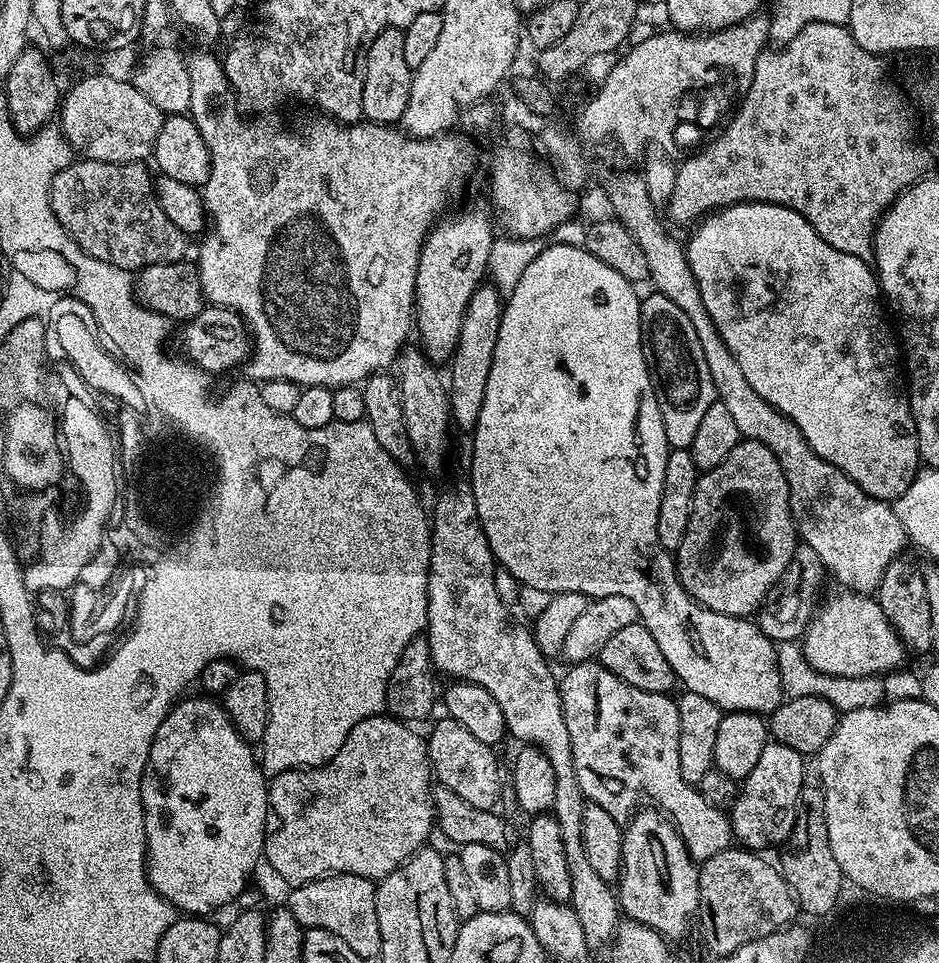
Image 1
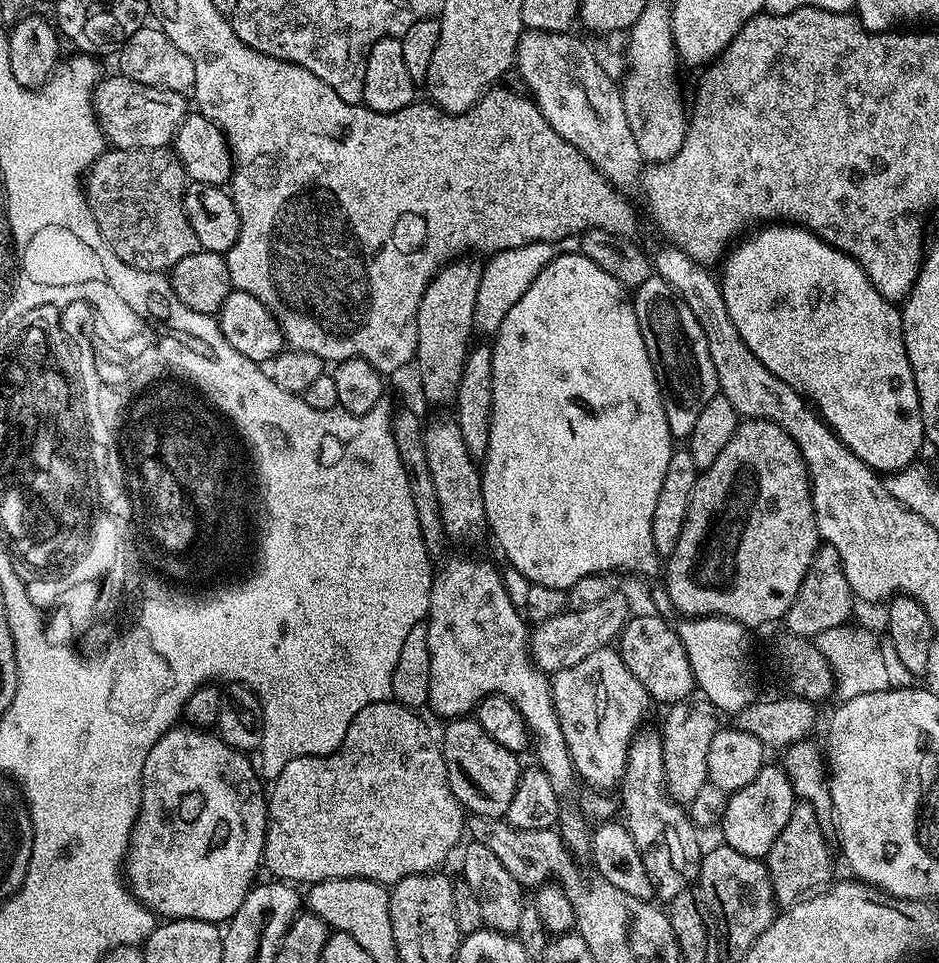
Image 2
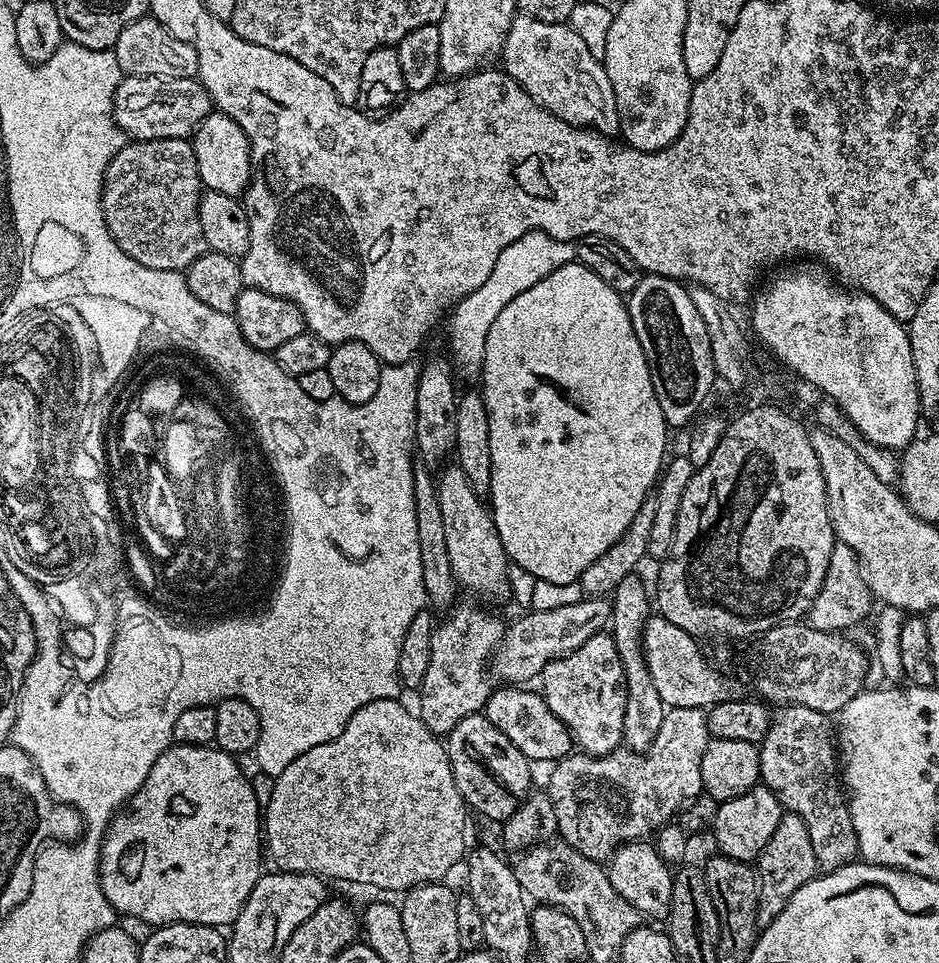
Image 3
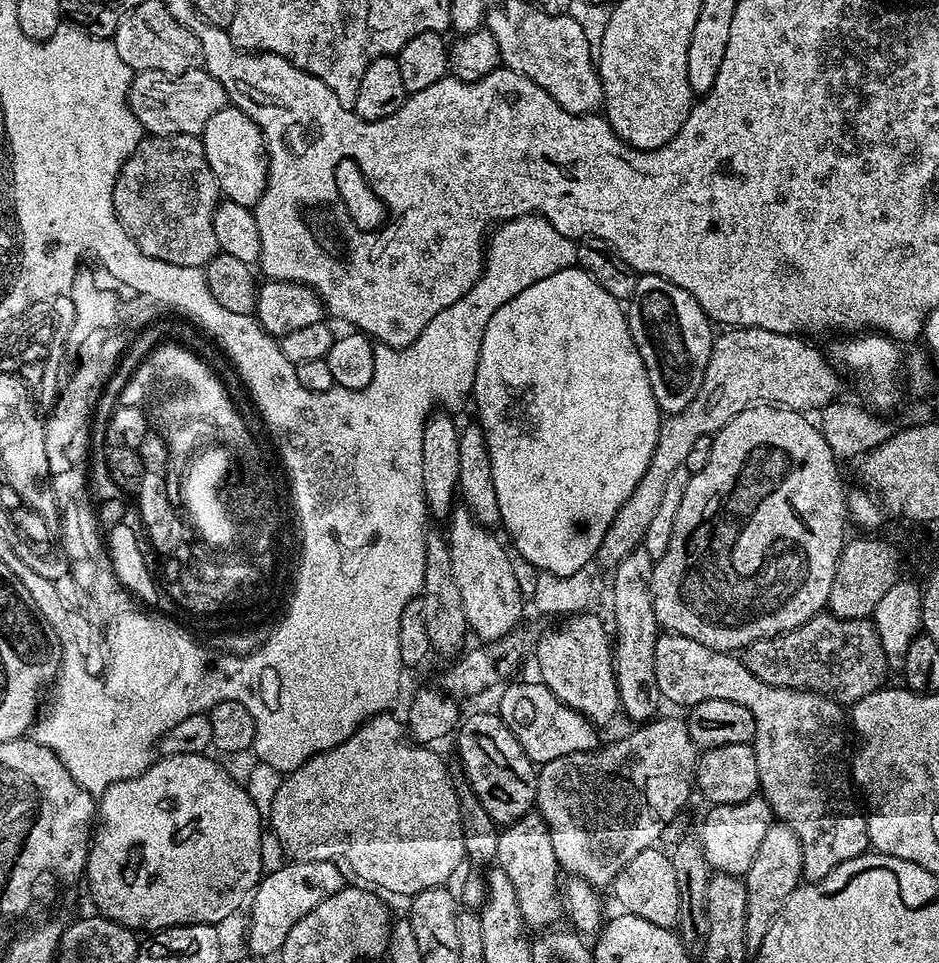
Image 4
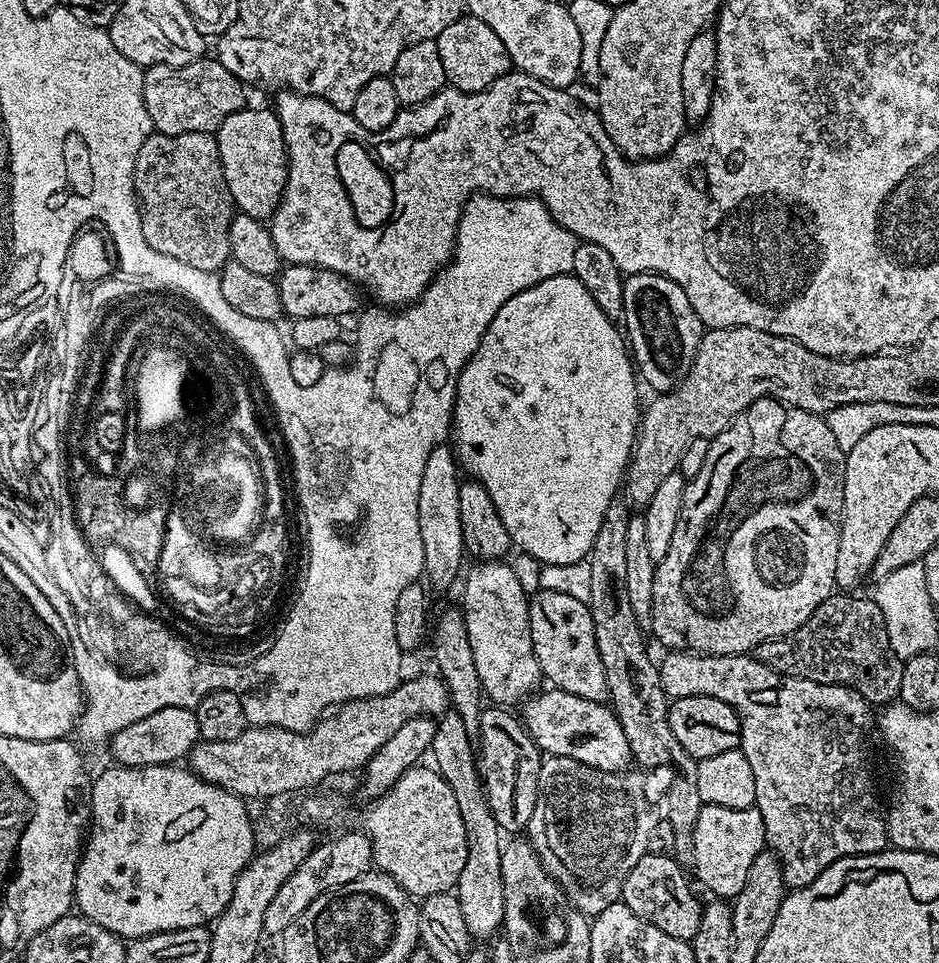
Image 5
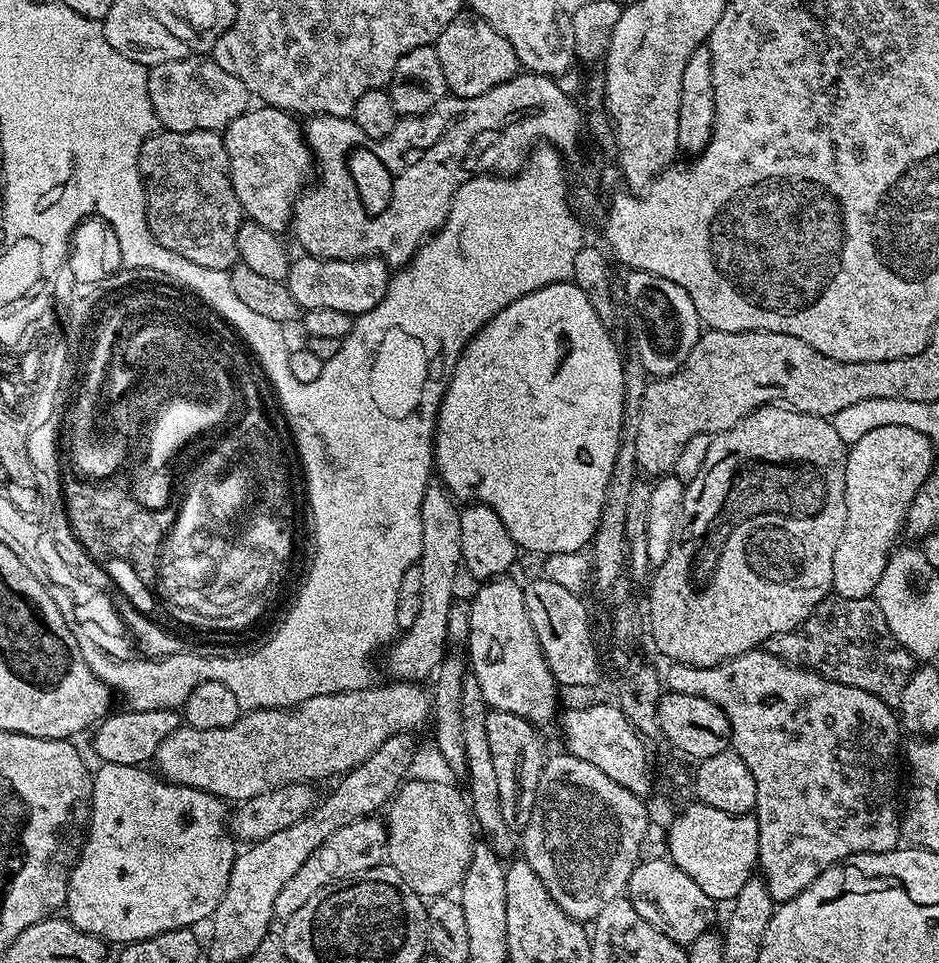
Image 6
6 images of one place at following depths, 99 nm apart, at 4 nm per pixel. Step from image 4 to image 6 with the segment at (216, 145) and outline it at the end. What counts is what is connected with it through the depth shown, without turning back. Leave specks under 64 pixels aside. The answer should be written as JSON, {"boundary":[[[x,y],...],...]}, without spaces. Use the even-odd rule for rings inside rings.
{"boundary":[[[271,106],[256,107],[234,118],[223,129],[224,145],[230,158],[230,178],[245,217],[280,234],[283,228],[285,231],[289,227],[294,198],[313,179],[314,157],[298,124],[296,128],[298,120],[293,113]]]}

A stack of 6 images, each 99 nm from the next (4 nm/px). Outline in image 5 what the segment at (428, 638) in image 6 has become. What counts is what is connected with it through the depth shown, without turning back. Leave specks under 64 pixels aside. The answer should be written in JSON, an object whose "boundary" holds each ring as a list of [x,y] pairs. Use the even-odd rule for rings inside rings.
{"boundary":[[[447,443],[437,444],[426,458],[426,470],[422,470],[422,487],[418,490],[418,526],[422,530],[424,576],[433,589],[450,587],[456,575],[458,580],[461,575],[460,563],[466,560],[462,513],[458,507],[461,483],[462,472],[453,449]]]}

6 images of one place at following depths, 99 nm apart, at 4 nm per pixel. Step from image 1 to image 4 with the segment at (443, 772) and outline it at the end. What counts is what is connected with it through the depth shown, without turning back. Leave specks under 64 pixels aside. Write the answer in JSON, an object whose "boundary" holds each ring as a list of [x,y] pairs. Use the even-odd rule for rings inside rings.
{"boundary":[[[495,711],[465,715],[455,740],[460,751],[460,762],[464,766],[463,777],[497,826],[512,824],[533,811],[537,803],[537,765],[533,764],[526,750],[522,750],[518,738],[514,738],[506,722],[502,722]]]}

